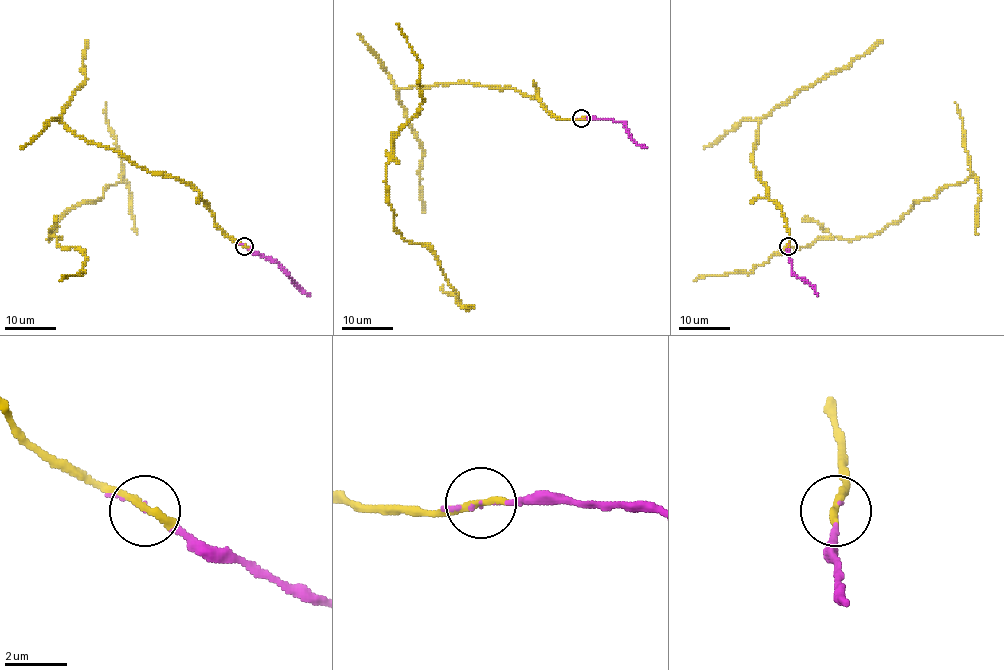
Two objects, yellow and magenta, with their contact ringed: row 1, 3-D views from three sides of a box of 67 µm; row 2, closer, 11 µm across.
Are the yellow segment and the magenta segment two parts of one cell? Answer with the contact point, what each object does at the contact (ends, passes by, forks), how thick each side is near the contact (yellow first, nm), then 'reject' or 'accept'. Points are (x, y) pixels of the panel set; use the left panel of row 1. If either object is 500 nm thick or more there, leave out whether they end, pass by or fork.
at (244, 246); yellow ends there; magenta passes by; 320 nm thick on the yellow side, 50 nm on the other; accept

